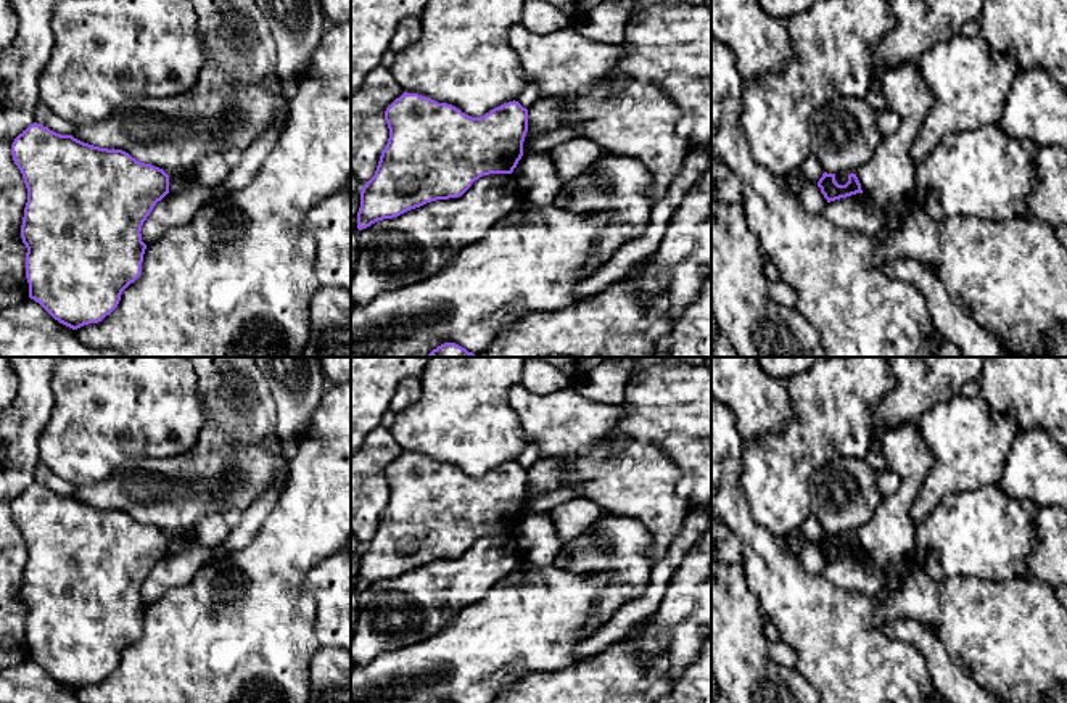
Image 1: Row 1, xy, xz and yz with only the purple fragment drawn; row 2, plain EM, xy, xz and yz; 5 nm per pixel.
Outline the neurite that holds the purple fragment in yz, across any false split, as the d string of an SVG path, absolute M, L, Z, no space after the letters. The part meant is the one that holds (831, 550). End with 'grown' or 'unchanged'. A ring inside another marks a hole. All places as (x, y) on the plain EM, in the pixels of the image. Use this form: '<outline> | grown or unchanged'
M824 532L818 542L818 547L821 549L821 553L824 555L827 563L851 557L856 553L863 553L861 544L856 534L848 534L848 542L845 545L838 545L835 542L835 534Z | unchanged

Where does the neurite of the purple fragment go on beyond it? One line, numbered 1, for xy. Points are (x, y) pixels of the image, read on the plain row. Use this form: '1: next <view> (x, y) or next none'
1: next none

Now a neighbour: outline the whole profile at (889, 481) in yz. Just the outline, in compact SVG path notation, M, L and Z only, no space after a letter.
M887 467L879 473L879 489L882 492L882 497L892 495L900 486L900 476Z

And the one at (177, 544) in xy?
M192 532L183 536L169 536L169 553L180 553L193 545L198 545L198 541Z

